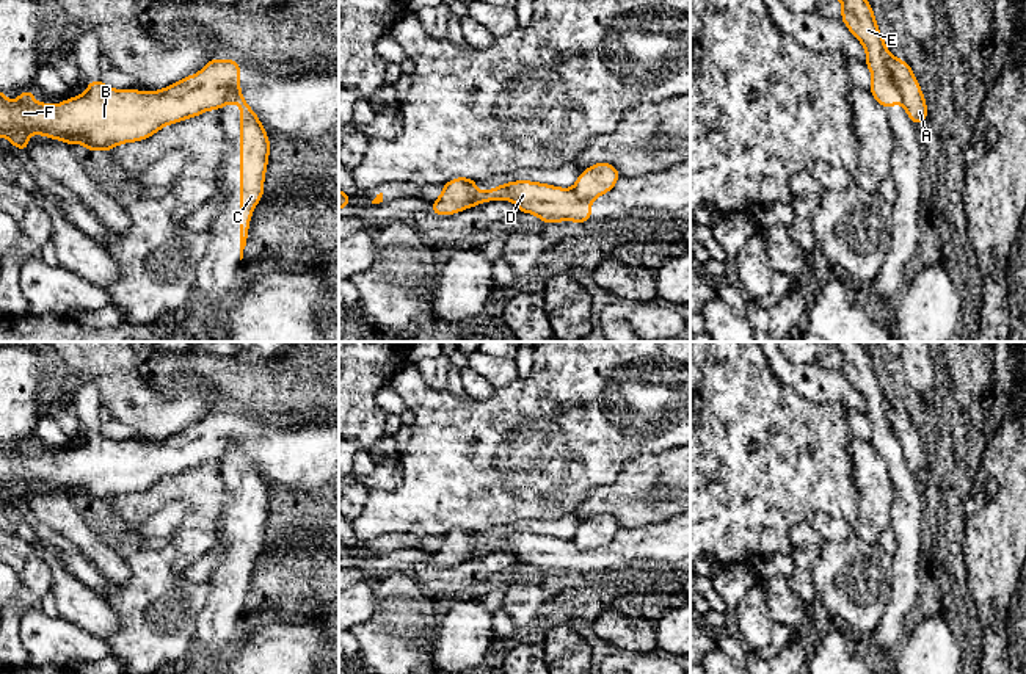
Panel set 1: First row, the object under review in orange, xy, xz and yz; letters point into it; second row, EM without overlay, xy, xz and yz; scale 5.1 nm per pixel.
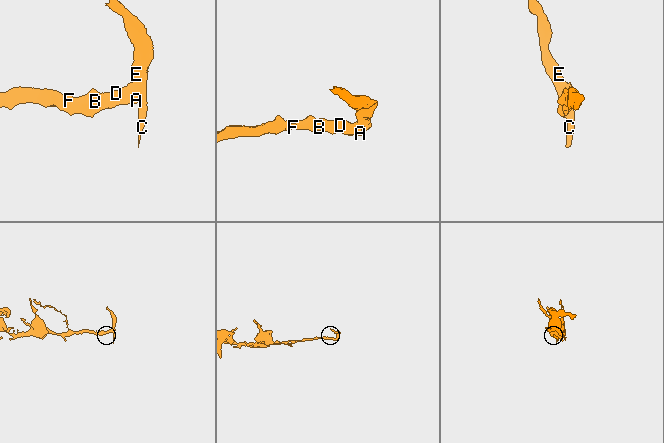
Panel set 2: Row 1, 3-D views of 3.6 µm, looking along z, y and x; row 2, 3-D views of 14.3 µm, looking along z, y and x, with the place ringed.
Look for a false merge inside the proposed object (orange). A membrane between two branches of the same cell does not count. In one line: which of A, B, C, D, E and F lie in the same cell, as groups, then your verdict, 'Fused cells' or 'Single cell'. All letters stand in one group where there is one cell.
Groups: A B D F / C E. Fused cells

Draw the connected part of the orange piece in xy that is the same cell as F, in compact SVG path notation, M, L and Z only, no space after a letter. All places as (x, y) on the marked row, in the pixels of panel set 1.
M212 58L198 74L185 77L160 91L119 91L105 86L99 78L88 83L82 96L58 105L38 103L30 89L24 89L16 102L0 92L0 136L6 136L13 147L28 152L28 135L63 140L72 146L82 143L86 152L111 150L118 144L143 141L162 127L221 110L232 92L240 91L240 64L235 60Z

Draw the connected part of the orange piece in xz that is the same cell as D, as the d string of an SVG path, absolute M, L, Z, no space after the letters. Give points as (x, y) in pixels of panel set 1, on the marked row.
M457 177L442 185L441 196L431 202L431 210L438 216L453 215L488 201L511 201L519 207L519 213L533 213L543 223L591 219L591 201L580 199L569 188L518 180L478 193L477 180Z

